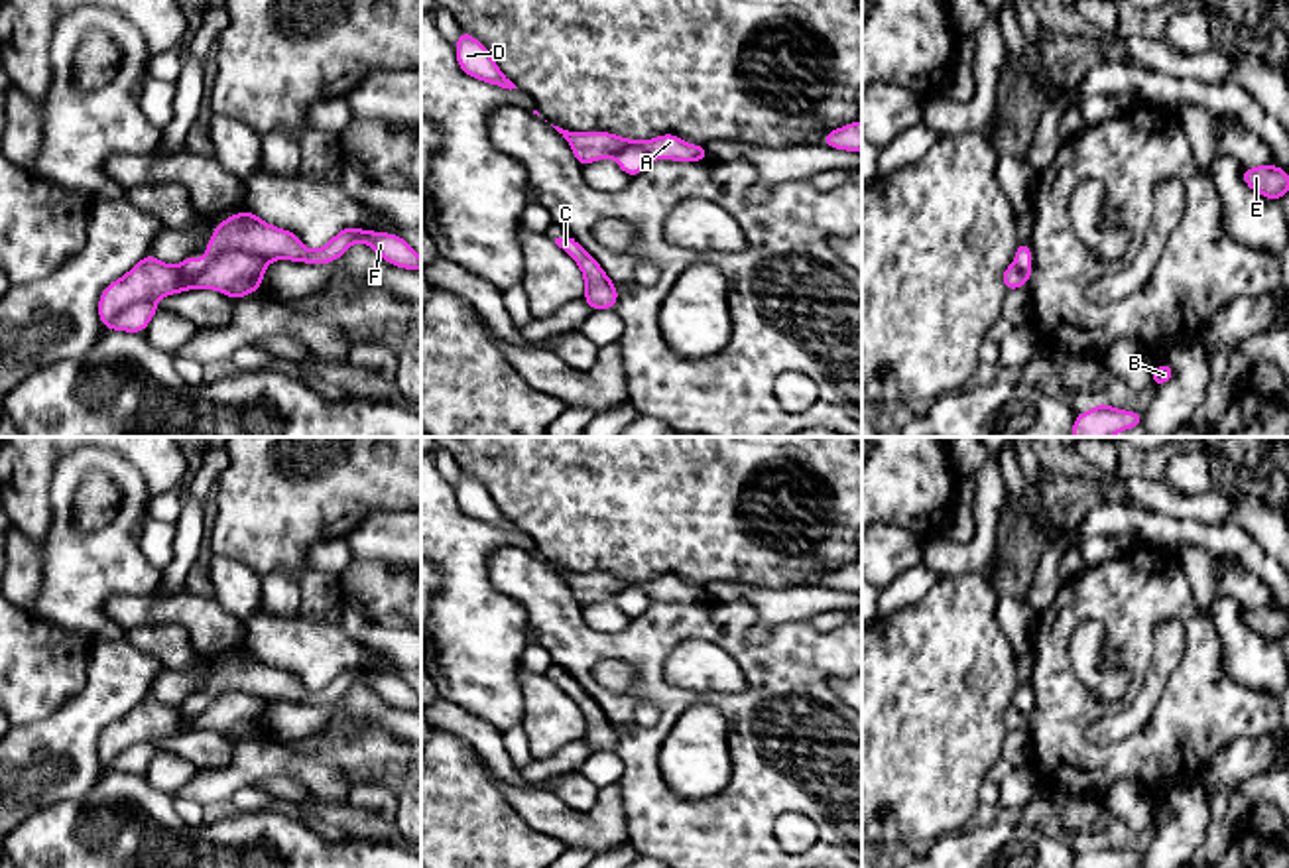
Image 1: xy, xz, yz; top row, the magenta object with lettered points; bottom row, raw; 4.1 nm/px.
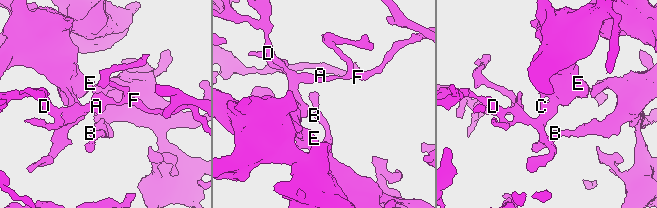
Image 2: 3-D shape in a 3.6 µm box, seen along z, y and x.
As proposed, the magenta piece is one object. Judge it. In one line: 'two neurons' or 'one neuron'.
two neurons

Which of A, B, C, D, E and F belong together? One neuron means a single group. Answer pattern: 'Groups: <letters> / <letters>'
Groups: A B C E / D F

